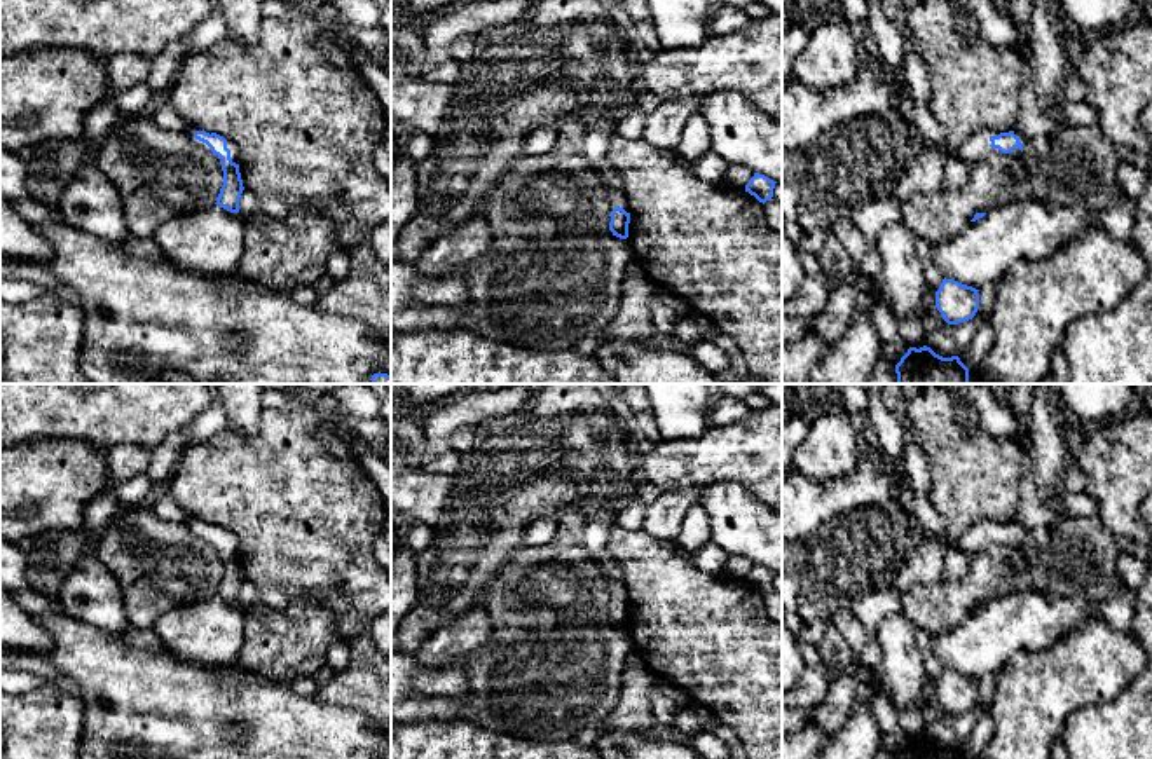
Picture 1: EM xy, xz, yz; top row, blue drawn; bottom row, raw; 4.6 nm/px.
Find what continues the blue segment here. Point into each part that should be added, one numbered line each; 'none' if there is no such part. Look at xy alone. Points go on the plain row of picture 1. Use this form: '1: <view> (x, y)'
1: xy (189, 522)

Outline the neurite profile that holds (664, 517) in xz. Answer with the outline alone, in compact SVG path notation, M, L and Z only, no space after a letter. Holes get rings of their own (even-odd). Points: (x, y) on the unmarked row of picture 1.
M703 487L663 492L646 508L642 530L658 543L675 541L686 511L696 504Z

